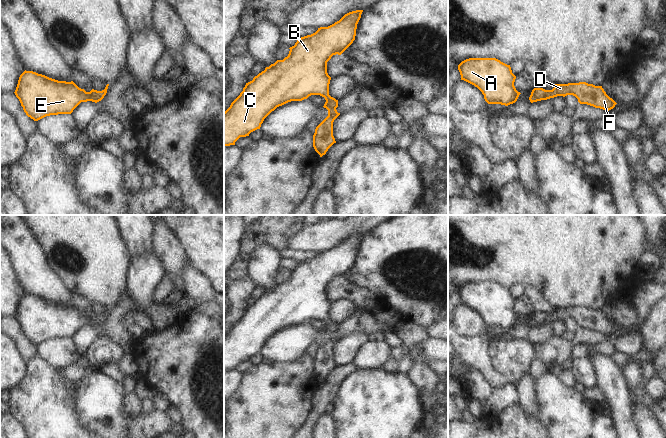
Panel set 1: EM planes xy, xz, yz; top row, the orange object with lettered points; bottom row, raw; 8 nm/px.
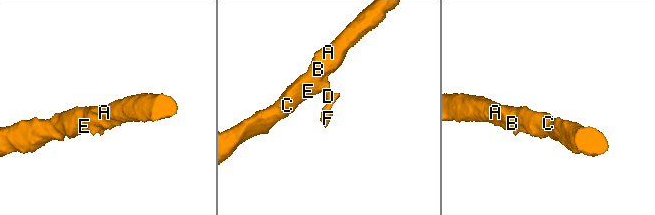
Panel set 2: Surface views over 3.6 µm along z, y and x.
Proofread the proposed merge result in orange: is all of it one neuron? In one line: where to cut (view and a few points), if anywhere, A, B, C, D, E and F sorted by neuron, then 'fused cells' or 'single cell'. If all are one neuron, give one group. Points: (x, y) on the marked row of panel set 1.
no cut; A B C D E F; single cell

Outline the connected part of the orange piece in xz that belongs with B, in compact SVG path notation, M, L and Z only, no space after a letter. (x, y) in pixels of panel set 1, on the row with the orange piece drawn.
M349 12L334 24L320 27L315 33L298 38L295 45L289 48L287 57L277 60L246 83L240 95L224 112L224 147L235 145L240 137L249 136L251 132L260 129L264 119L277 107L291 101L302 101L311 95L320 95L326 100L323 107L328 110L328 116L315 129L313 147L320 157L325 155L336 143L333 122L340 115L336 110L338 100L329 95L331 77L327 73L327 62L333 55L341 55L353 43L362 12Z

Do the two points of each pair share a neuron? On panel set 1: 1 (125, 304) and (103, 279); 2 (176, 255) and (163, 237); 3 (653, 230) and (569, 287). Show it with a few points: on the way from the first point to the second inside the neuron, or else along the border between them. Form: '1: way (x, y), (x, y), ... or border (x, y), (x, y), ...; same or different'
1: border (125, 290), (119, 300), (109, 308); different
2: way (172, 251), (164, 241); same
3: border (643, 225), (646, 231), (645, 244), (648, 251); different

